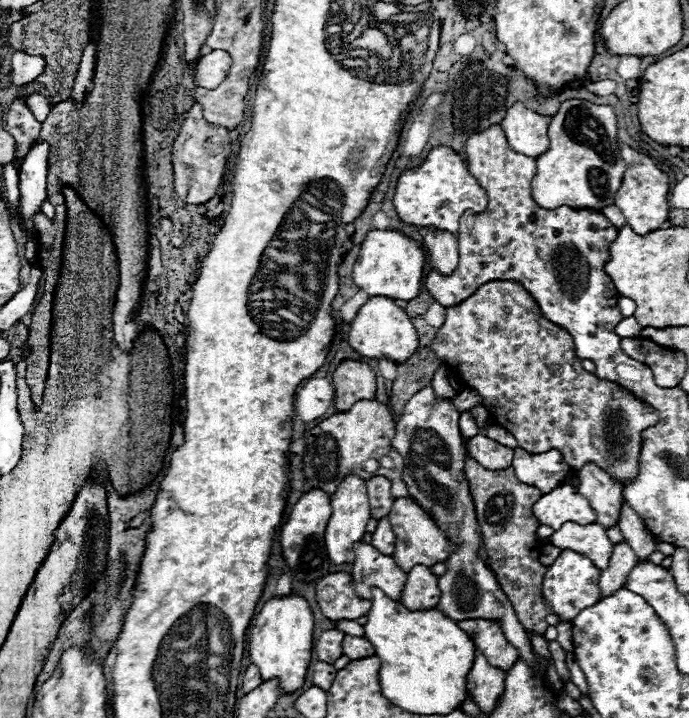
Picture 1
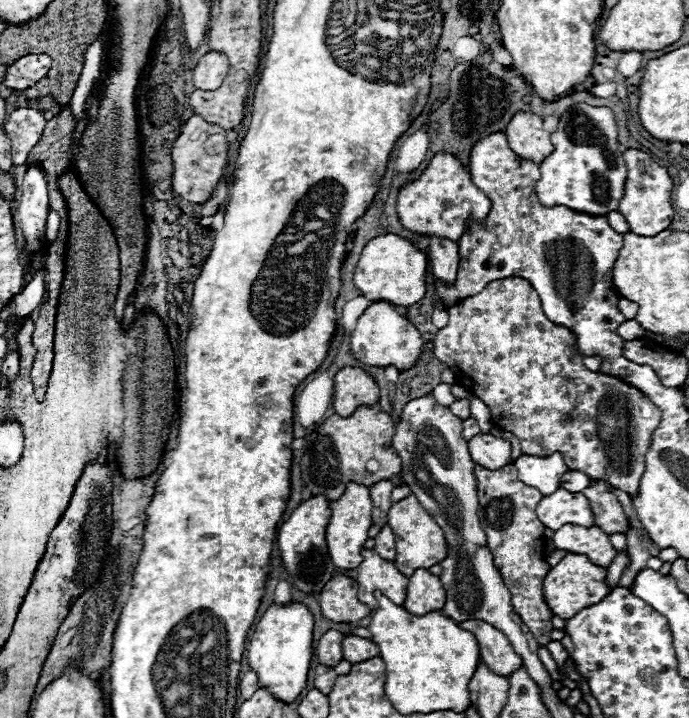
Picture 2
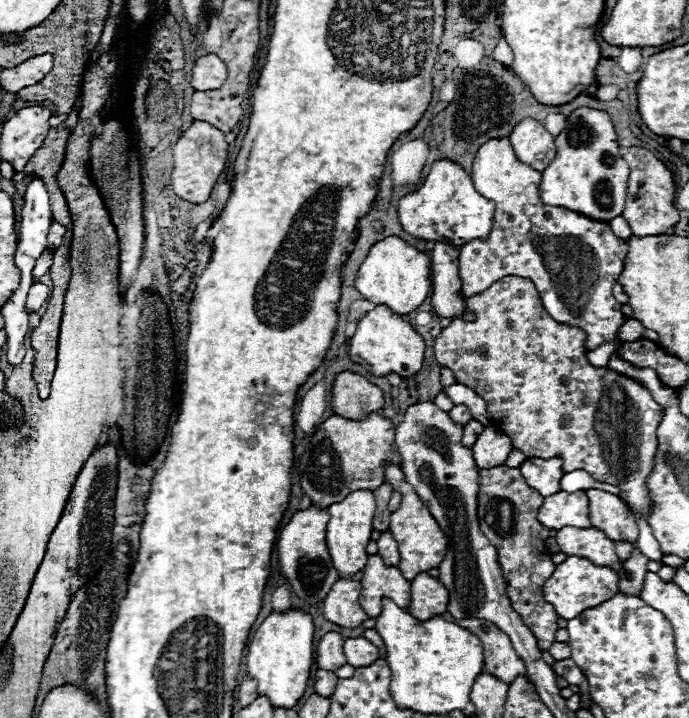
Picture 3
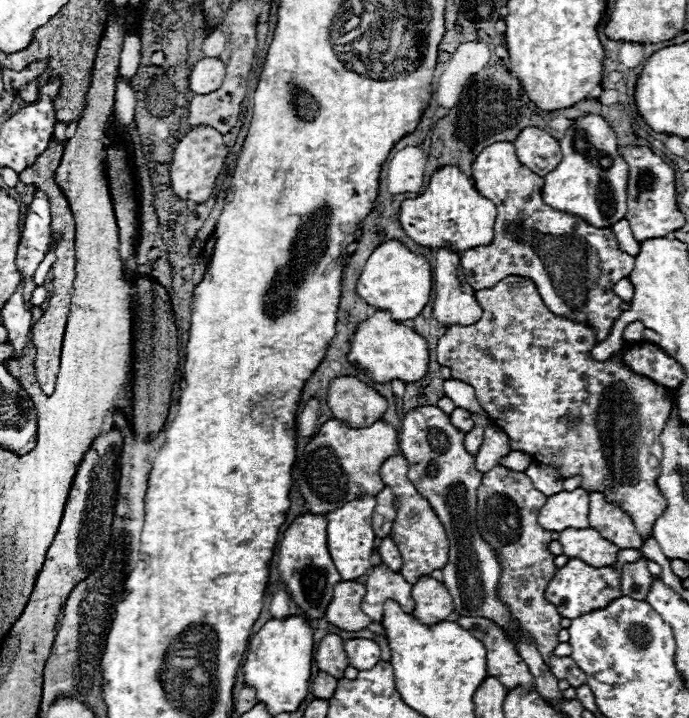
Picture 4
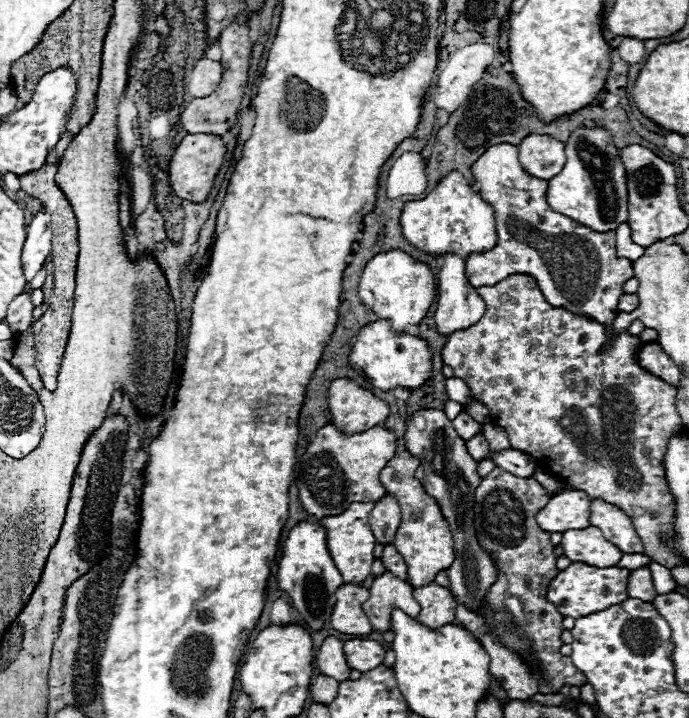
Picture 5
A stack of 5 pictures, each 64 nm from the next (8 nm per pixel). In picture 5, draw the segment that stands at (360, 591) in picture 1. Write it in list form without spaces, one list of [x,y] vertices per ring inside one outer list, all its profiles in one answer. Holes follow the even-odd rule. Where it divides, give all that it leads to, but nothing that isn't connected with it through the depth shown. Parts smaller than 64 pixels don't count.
[[[384,572],[374,576],[370,586],[370,598],[362,604],[362,610],[370,618],[374,630],[390,630],[390,612],[392,606],[400,608],[408,616],[416,618],[420,612],[420,604],[412,596],[412,586],[392,572]]]

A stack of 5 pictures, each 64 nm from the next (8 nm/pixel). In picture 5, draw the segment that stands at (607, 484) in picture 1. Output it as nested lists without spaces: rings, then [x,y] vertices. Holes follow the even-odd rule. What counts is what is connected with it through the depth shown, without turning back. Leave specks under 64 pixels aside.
[[[594,498],[590,504],[590,524],[600,528],[604,538],[616,544],[622,552],[644,552],[630,518],[616,506]]]

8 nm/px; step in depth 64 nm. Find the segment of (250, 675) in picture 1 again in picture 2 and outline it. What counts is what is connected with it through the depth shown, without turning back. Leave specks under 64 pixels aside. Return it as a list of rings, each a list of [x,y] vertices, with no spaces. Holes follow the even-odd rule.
[[[248,670],[244,674],[244,678],[240,680],[240,698],[248,700],[248,696],[252,696],[252,692],[256,692],[256,688],[260,688],[258,676],[256,676],[254,670]]]

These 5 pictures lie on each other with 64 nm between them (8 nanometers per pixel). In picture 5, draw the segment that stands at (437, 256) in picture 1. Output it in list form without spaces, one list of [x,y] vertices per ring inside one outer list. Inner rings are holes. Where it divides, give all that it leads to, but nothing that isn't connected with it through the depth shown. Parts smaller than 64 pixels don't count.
[[[444,254],[442,256],[442,268],[438,272],[436,278],[436,290],[438,290],[438,300],[436,300],[436,310],[434,310],[434,318],[436,318],[436,326],[438,332],[448,336],[454,330],[464,330],[472,324],[476,324],[482,316],[484,316],[484,302],[478,296],[476,288],[472,288],[472,284],[468,284],[466,278],[466,268],[464,268],[464,260],[460,256],[452,256],[452,254]]]

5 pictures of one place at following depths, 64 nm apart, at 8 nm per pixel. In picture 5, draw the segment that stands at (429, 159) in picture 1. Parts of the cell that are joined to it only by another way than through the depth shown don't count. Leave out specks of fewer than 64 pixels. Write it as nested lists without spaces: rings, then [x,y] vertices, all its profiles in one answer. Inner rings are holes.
[[[452,170],[448,172],[436,186],[430,194],[426,194],[424,200],[412,200],[412,202],[406,202],[404,204],[404,210],[402,210],[402,216],[400,216],[400,226],[402,226],[402,232],[404,236],[408,238],[408,242],[412,246],[416,246],[418,250],[422,252],[428,252],[428,254],[434,254],[434,256],[442,256],[442,254],[456,254],[460,258],[466,258],[470,252],[482,252],[482,250],[490,250],[496,246],[496,228],[494,228],[494,208],[484,200],[480,198],[478,192],[474,192],[470,188],[470,184],[466,182],[466,178]]]

